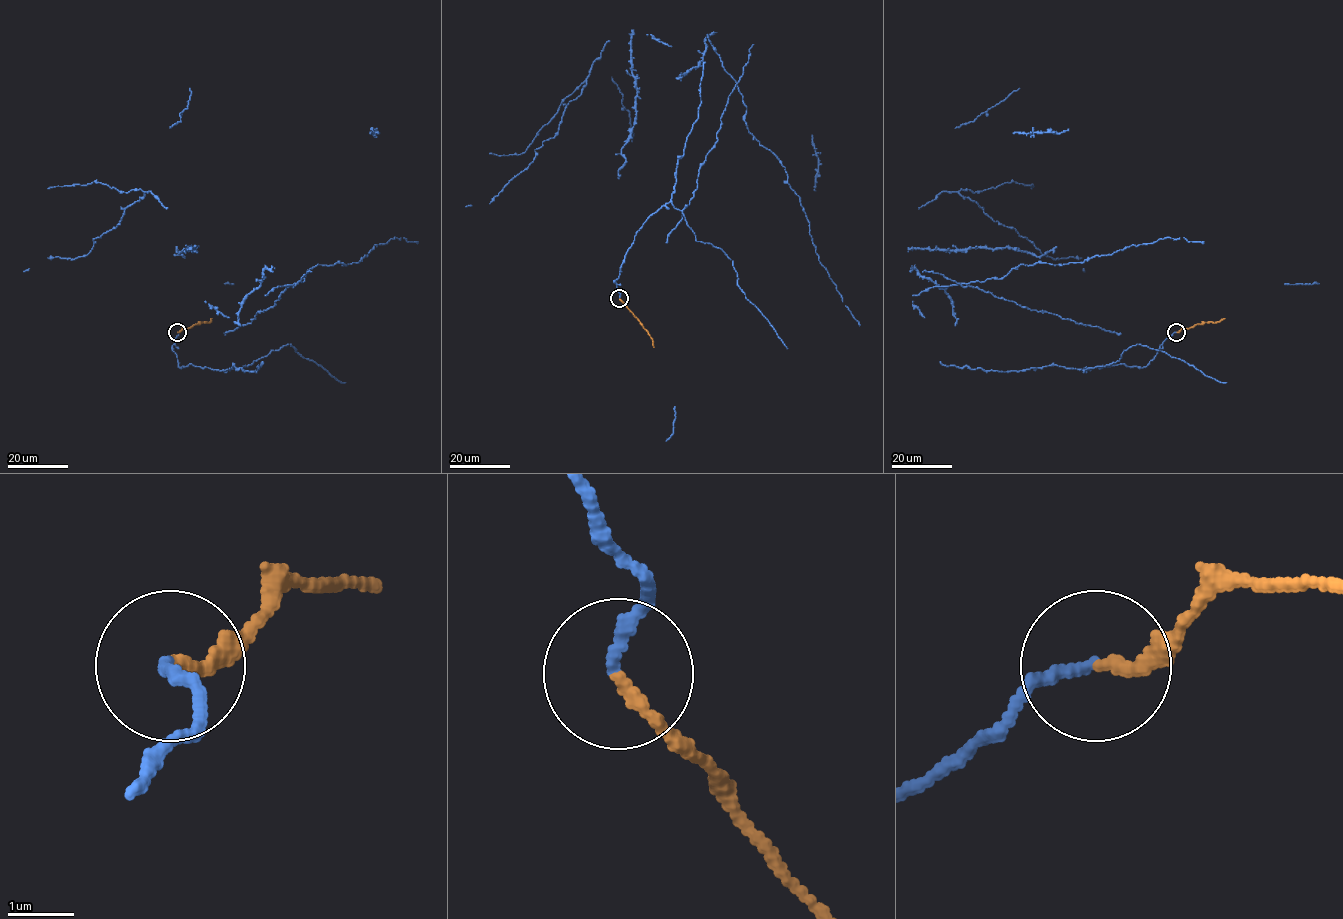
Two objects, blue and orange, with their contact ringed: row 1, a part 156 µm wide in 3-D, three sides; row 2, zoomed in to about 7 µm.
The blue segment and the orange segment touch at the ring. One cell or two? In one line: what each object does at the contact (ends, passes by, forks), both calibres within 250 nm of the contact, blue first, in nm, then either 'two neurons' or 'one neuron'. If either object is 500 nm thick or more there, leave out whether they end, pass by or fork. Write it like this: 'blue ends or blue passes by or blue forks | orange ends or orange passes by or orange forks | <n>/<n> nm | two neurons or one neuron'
blue ends | orange ends | 160/190 nm | one neuron

